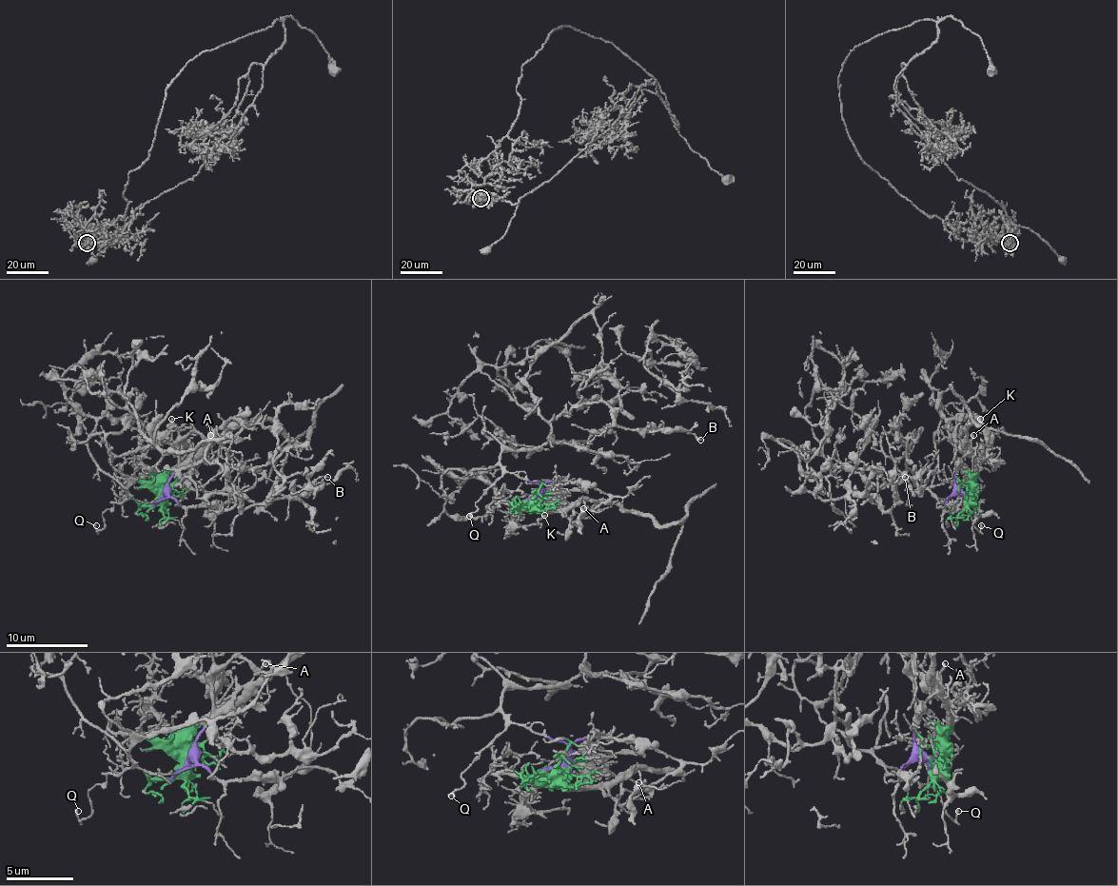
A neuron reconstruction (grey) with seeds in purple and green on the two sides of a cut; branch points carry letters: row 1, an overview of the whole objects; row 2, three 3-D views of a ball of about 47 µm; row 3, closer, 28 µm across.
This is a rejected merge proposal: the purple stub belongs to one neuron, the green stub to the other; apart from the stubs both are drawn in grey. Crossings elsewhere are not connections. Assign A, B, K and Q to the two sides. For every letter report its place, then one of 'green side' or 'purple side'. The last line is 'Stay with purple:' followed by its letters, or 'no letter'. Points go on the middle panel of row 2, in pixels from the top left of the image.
A: (583, 508) | purple side
B: (700, 440) | purple side
K: (544, 515) | green side
Q: (469, 516) | purple side
Stay with purple: A, B, Q

